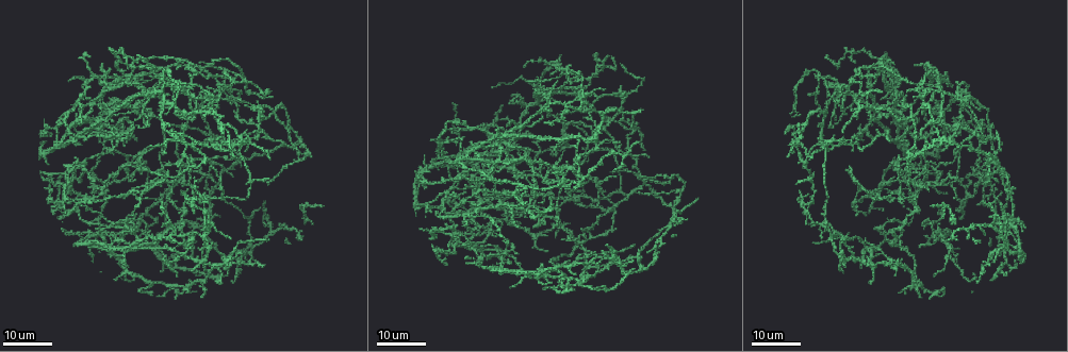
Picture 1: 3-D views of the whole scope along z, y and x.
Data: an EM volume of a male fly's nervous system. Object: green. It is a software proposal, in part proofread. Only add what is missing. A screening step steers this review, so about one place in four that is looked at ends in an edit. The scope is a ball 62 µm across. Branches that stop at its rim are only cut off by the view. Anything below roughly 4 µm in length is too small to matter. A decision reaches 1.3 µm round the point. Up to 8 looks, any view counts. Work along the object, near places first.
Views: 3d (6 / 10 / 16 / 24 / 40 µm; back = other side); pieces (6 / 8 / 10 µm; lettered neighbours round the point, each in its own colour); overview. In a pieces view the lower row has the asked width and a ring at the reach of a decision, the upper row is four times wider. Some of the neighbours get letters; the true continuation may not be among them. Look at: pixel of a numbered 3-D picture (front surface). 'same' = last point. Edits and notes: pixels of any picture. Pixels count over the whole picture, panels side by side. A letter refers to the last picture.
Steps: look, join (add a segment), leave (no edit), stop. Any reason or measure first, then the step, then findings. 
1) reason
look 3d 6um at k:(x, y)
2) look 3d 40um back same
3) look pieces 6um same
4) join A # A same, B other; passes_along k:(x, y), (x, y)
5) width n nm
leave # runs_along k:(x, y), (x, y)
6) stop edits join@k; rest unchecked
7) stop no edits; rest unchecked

branch stops here
look 3d 24um at 1:(635, 194)

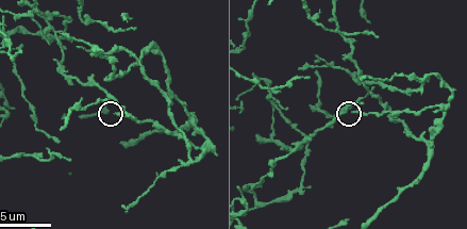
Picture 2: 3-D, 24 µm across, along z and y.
look pieces 10um at 2:(117, 113)

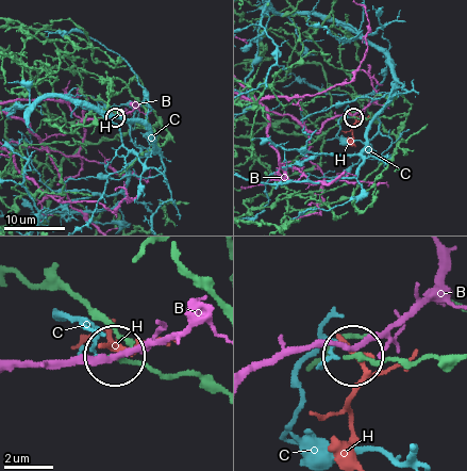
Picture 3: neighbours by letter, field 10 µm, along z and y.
leave # B other, C other, H other; runs_along 3:(451, 357), (378, 363), (355, 357); none of them fits

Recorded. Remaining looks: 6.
look 3d 24um at 1:(568, 259)

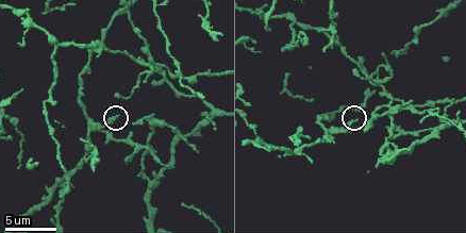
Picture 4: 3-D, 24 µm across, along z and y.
look pieces 6um at 4:(118, 117)

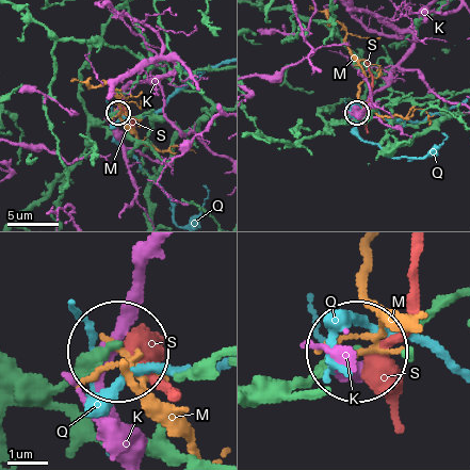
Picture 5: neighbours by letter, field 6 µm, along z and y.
leave # K other, M other, Q other, S other; none of them fits

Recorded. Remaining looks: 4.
free end
look 3d 24um at 1:(956, 117)

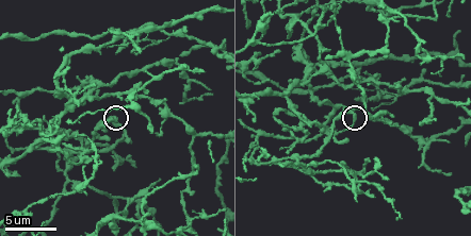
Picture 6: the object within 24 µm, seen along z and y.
see the neighbours
look pieces 10um at 6:(355, 114)

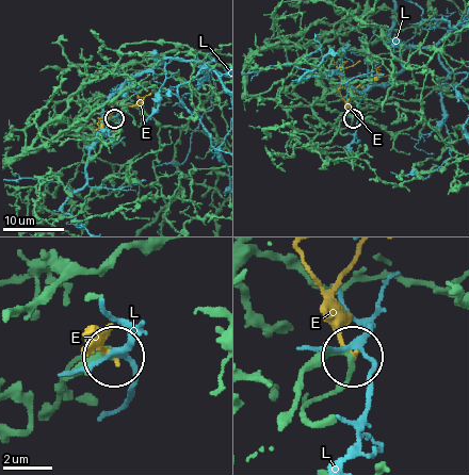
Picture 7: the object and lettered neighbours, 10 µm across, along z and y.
width 210 nm
leave # E other, L other; runs_along 7:(288, 411), (301, 374), (348, 356); none of them fits

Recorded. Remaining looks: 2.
free end
look pieces 8um at 4:(267, 29)

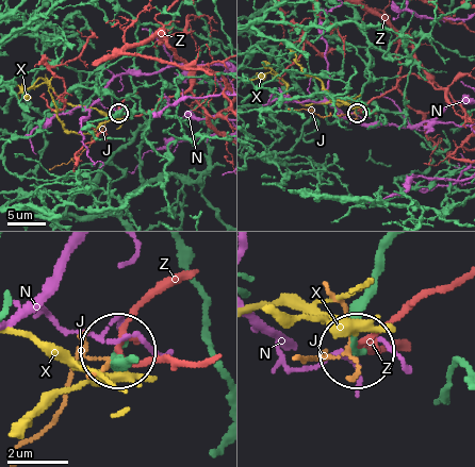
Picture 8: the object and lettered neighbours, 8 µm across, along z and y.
width 200 nm
leave # J other, N other, X other, Z other; runs_along 8:(354, 12), (370, 62), (370, 79), (356, 112); no lettered segment goes on from it

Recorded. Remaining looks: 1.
stop no edits; rest unchecked

